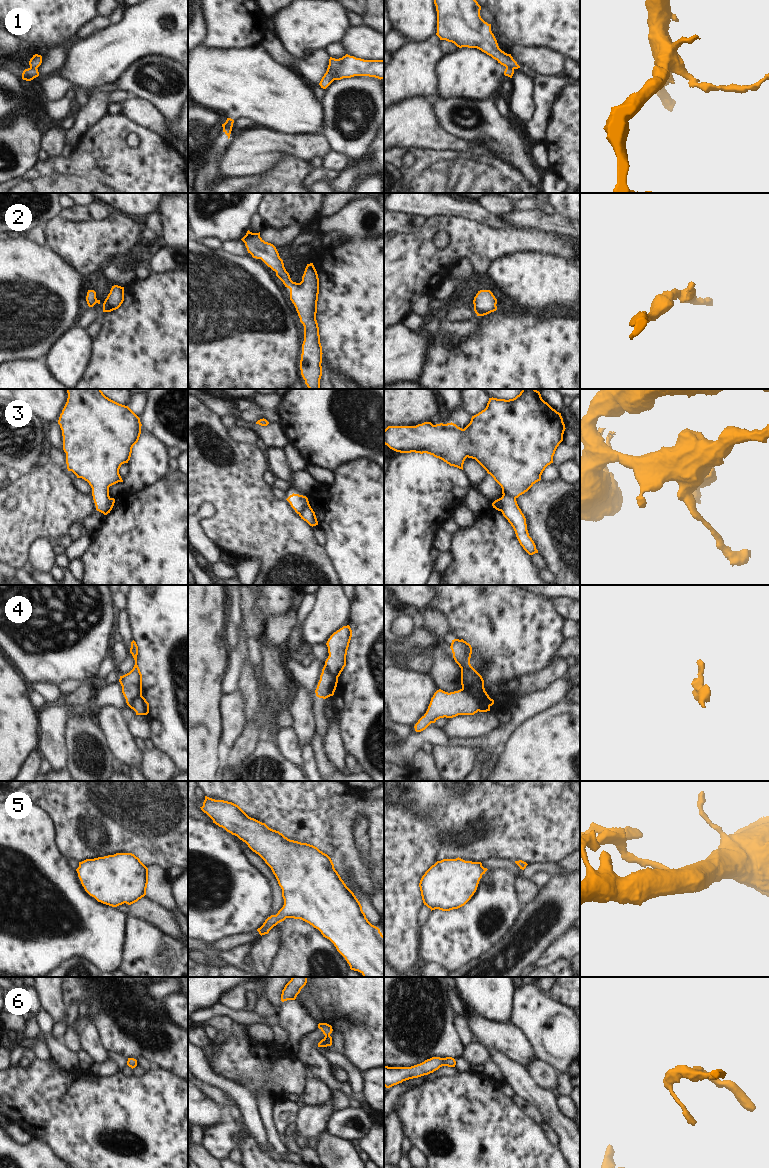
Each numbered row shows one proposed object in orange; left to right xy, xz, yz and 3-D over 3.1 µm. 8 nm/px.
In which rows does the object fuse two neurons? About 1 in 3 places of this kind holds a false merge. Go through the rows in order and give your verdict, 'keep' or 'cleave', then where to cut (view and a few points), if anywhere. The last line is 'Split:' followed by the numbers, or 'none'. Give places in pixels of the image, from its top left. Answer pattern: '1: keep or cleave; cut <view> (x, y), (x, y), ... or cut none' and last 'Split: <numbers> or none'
1: cleave; cut xz (232, 123), (223, 131)
2: keep; cut none
3: cleave; cut yz (503, 494), (508, 494), (515, 498)
4: cleave; cut yz (461, 689), (475, 701), (478, 710)
5: keep; cut none
6: keep; cut none
Split: 1, 3, 4

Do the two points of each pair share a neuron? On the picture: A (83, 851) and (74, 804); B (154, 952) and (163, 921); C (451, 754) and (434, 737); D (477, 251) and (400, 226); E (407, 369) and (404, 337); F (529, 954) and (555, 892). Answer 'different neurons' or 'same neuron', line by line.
A: same neuron
B: different neurons
C: different neurons
D: different neurons
E: same neuron
F: same neuron

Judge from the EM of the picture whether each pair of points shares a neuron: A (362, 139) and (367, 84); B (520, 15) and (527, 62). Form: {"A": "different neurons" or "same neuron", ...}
{"A": "same neuron", "B": "different neurons"}

